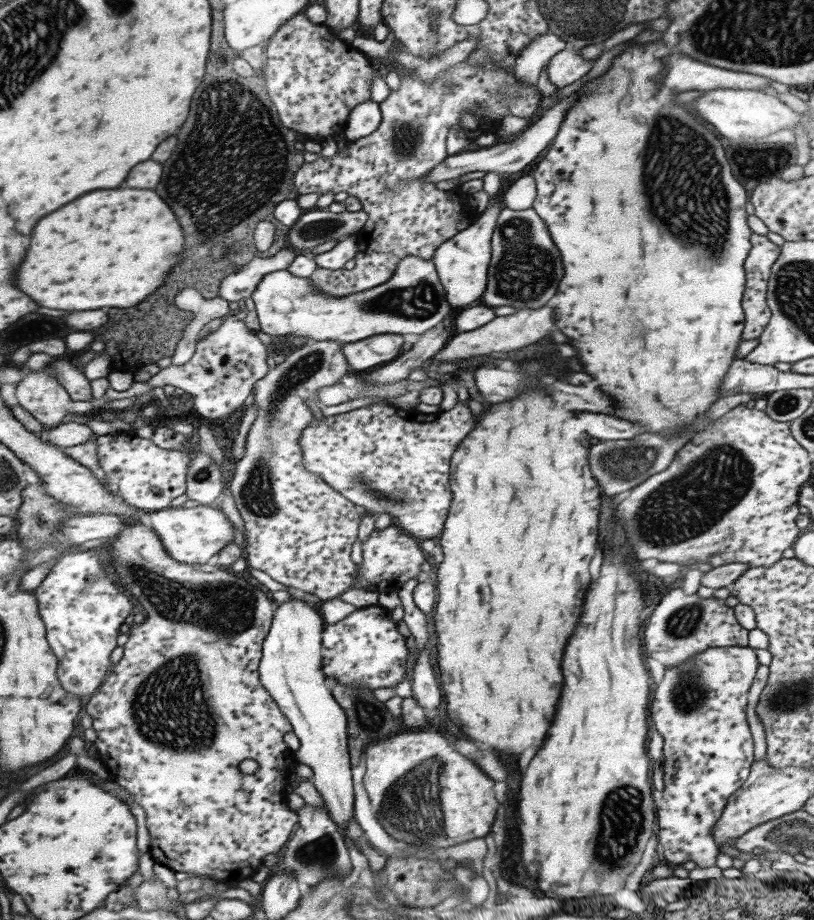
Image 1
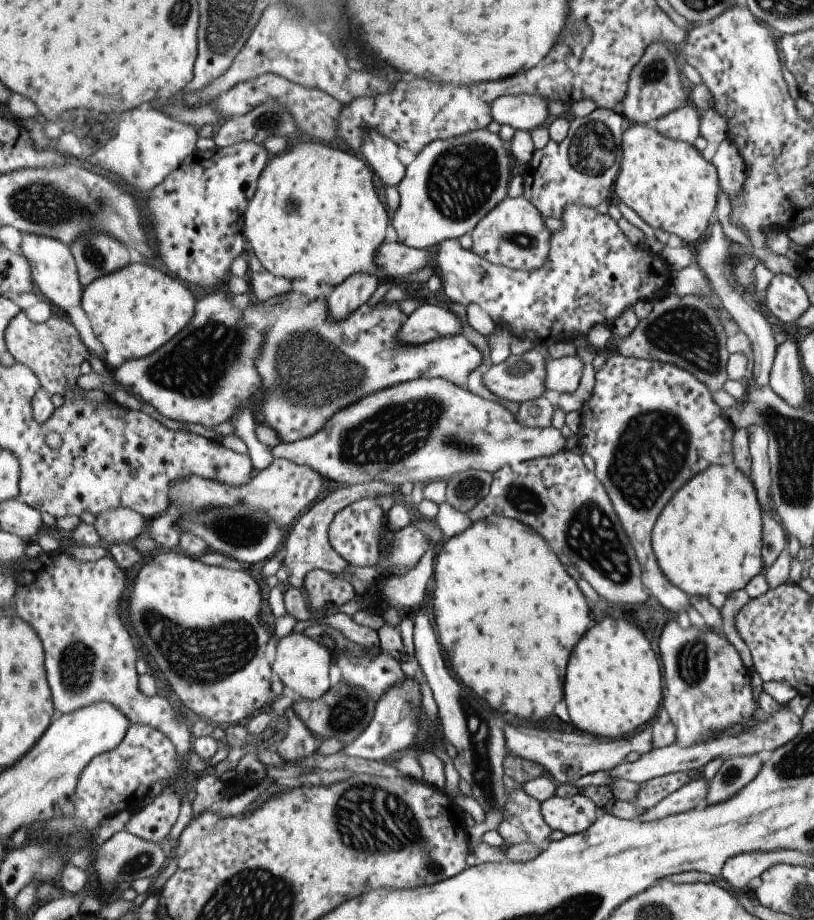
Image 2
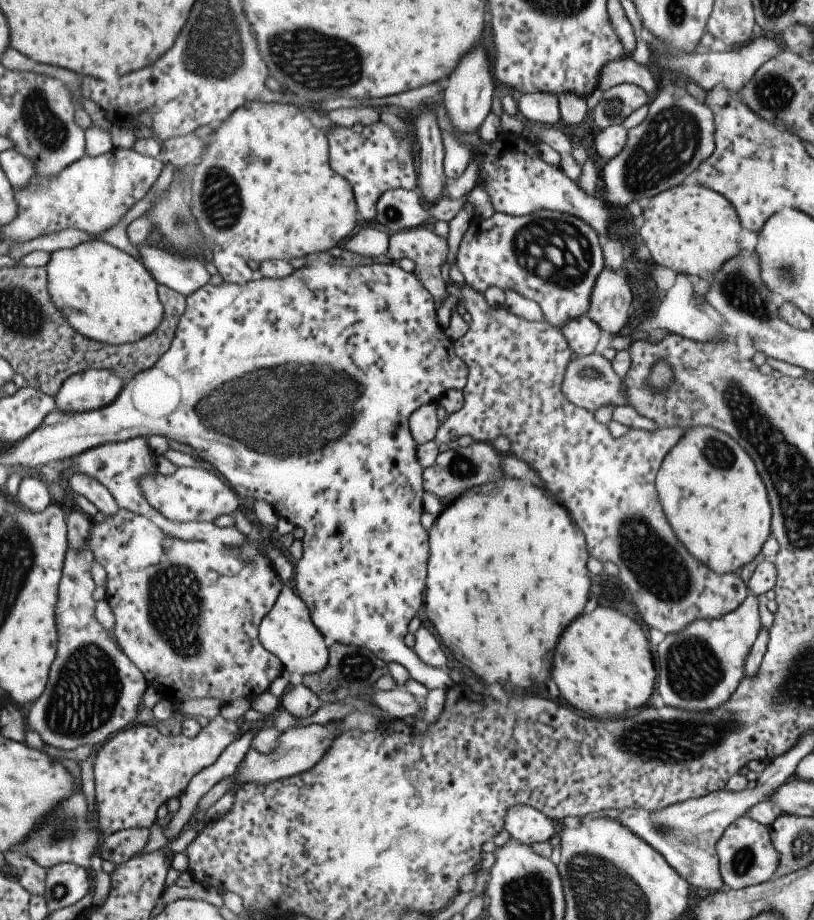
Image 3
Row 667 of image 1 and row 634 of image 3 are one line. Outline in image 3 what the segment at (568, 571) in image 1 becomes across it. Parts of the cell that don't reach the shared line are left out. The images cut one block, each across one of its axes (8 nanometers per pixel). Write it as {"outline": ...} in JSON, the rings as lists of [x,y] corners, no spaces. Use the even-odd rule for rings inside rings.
{"outline":[[[501,476],[499,478],[499,486],[493,492],[493,486],[497,482],[493,480],[484,486],[477,486],[475,489],[469,489],[459,495],[453,502],[447,505],[441,514],[434,518],[432,526],[429,528],[428,534],[428,559],[426,562],[426,578],[425,578],[425,600],[423,606],[423,614],[431,621],[431,626],[435,628],[441,644],[445,646],[447,654],[451,654],[451,666],[455,666],[455,670],[463,670],[469,668],[476,678],[481,678],[485,682],[495,680],[499,682],[505,690],[511,688],[519,688],[519,690],[527,690],[533,684],[545,682],[545,678],[551,672],[551,662],[553,662],[553,648],[561,636],[561,632],[567,628],[567,624],[577,618],[587,602],[587,590],[589,590],[589,578],[587,578],[587,570],[585,570],[585,560],[587,560],[587,552],[585,552],[585,544],[583,544],[583,536],[579,530],[573,528],[567,512],[563,510],[563,506],[559,504],[550,494],[543,488],[535,488],[529,484],[529,479],[524,478],[508,478]]]}

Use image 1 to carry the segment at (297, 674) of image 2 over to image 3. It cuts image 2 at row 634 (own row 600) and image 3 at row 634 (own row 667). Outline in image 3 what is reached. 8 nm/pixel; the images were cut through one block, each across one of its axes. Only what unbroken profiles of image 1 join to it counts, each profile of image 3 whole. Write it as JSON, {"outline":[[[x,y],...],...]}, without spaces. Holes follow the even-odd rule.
{"outline":[[[287,582],[275,599],[271,610],[261,619],[258,626],[258,640],[261,646],[279,659],[282,668],[287,672],[296,672],[299,676],[317,674],[328,662],[328,650],[323,643],[322,634],[311,620],[310,611]]]}

